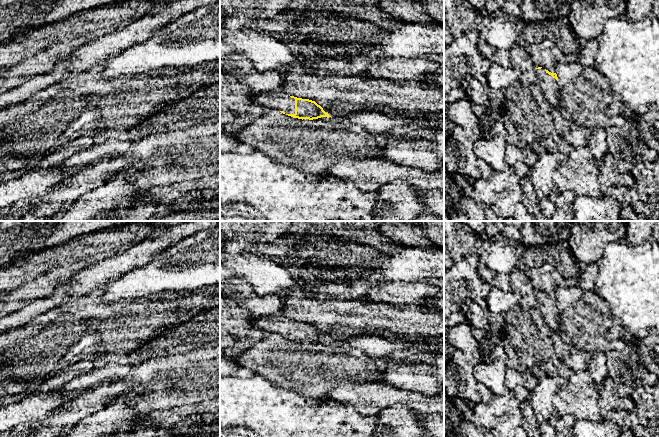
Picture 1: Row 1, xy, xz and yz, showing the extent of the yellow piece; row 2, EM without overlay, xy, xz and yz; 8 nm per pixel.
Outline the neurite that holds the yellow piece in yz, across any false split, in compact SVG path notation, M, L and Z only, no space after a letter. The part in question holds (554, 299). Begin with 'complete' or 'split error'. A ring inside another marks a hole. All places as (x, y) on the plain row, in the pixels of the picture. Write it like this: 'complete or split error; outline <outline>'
split error; outline M542 291L536 292L536 297L538 300L537 308L542 315L546 325L554 332L559 332L560 317L557 298L551 297Z

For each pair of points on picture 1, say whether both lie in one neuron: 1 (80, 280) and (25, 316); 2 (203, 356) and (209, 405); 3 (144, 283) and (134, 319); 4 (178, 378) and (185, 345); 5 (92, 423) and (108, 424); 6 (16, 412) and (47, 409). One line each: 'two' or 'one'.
1: one
2: two
3: two
4: two
5: one
6: one

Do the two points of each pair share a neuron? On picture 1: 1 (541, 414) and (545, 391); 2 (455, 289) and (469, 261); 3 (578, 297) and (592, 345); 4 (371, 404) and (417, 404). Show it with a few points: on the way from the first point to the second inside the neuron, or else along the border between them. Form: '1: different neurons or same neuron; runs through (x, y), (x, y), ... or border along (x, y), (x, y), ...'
1: same neuron; runs through (542, 408), (542, 397)
2: same neuron; runs through (461, 282), (467, 268)
3: same neuron; runs through (579, 309), (585, 317), (588, 333)
4: same neuron; runs through (382, 397), (406, 397)

